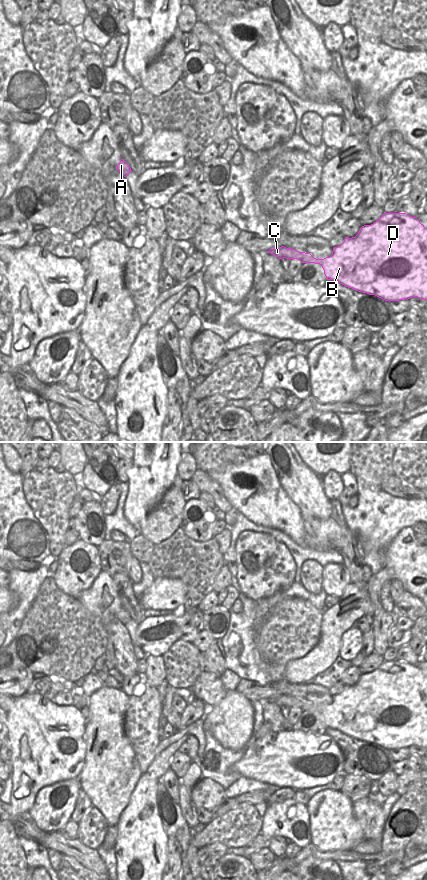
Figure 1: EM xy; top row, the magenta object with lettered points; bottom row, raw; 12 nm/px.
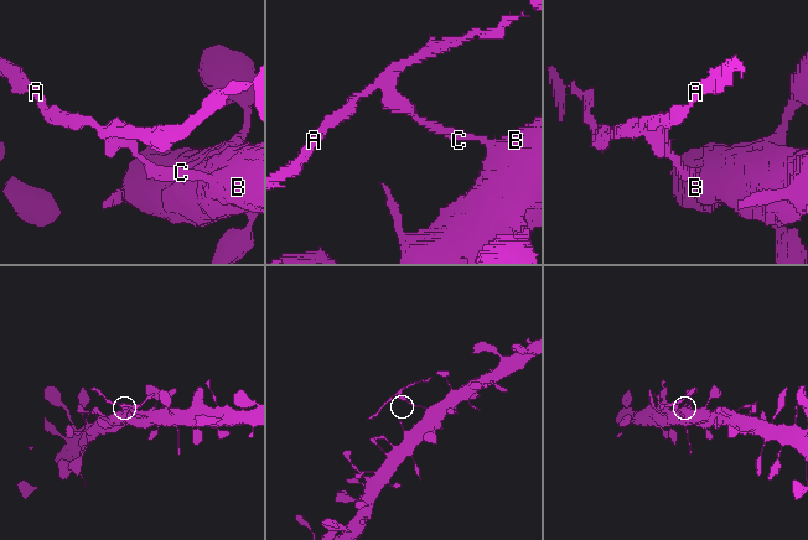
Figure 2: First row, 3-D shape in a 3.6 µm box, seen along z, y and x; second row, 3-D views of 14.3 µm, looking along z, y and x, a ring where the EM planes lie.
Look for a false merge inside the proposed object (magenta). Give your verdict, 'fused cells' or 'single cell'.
fused cells

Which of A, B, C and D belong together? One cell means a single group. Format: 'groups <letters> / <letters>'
groups A C / B D

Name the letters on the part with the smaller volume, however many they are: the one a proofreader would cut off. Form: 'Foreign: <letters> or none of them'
Foreign: A, C

